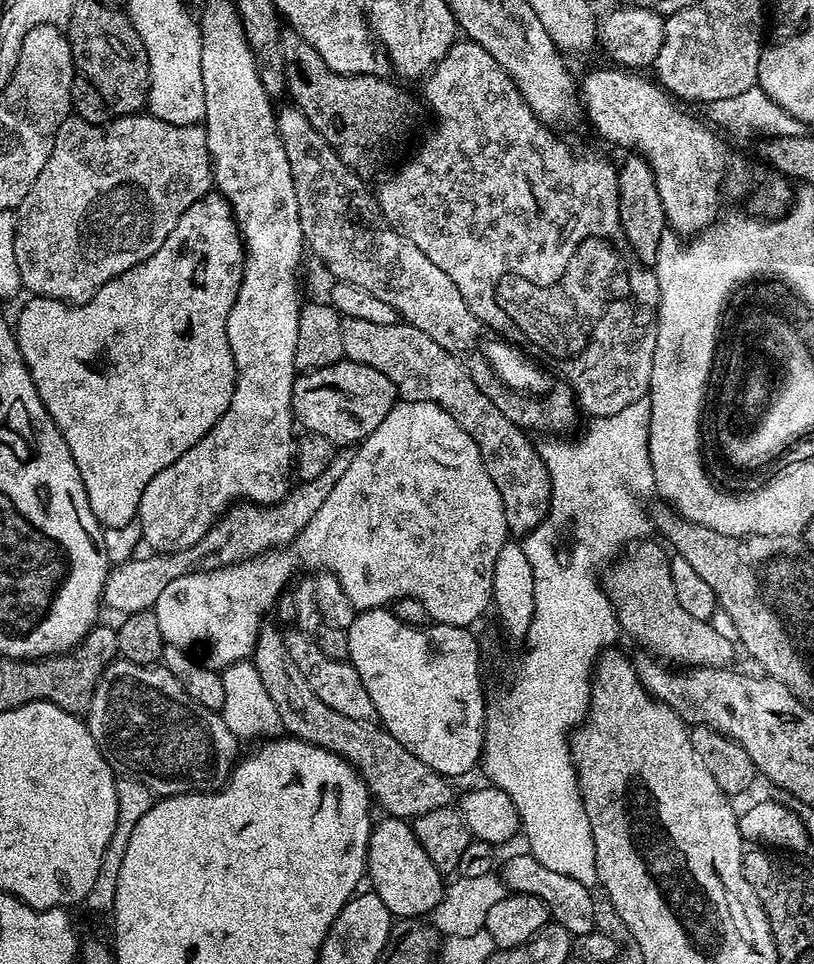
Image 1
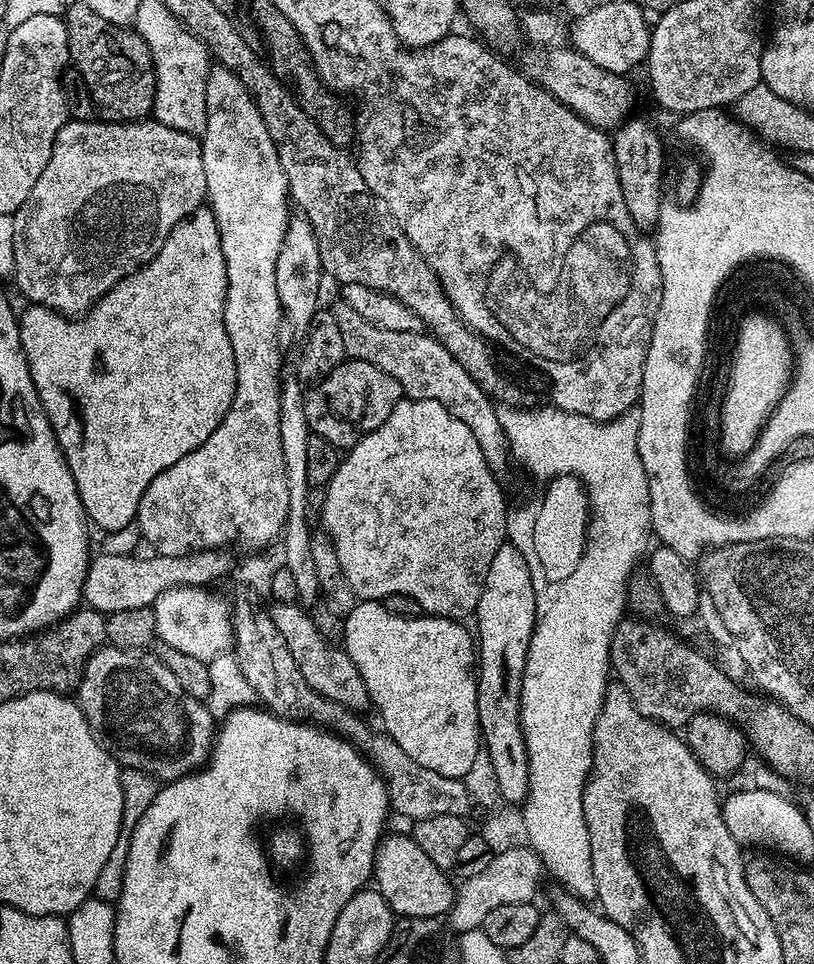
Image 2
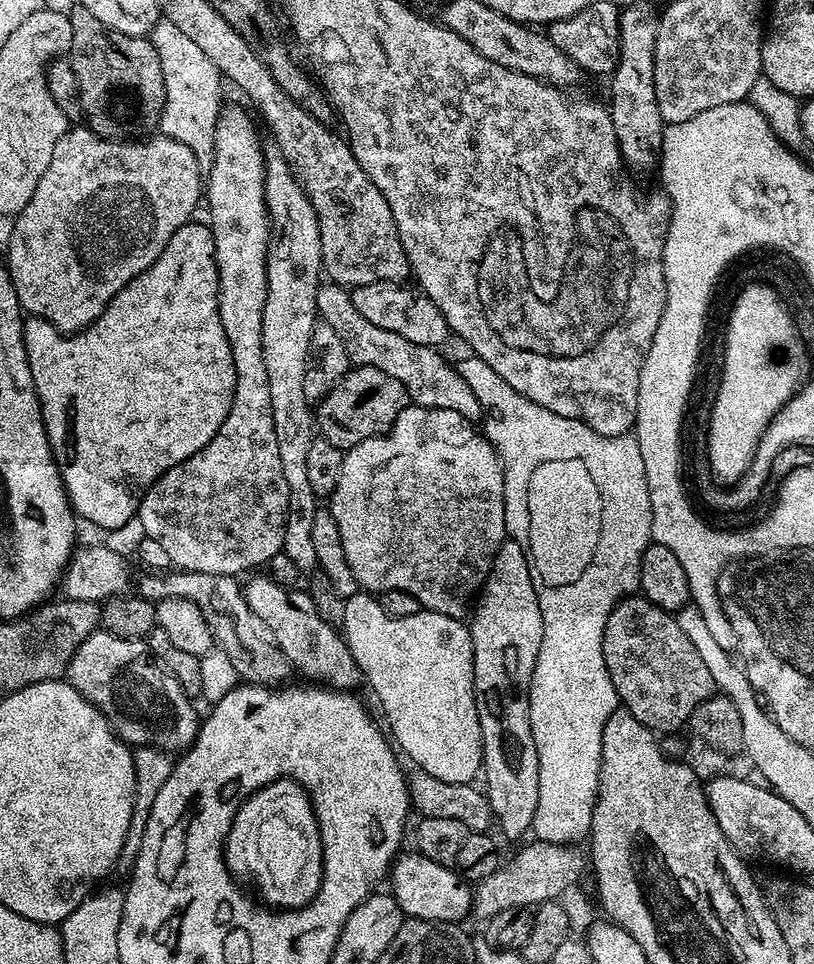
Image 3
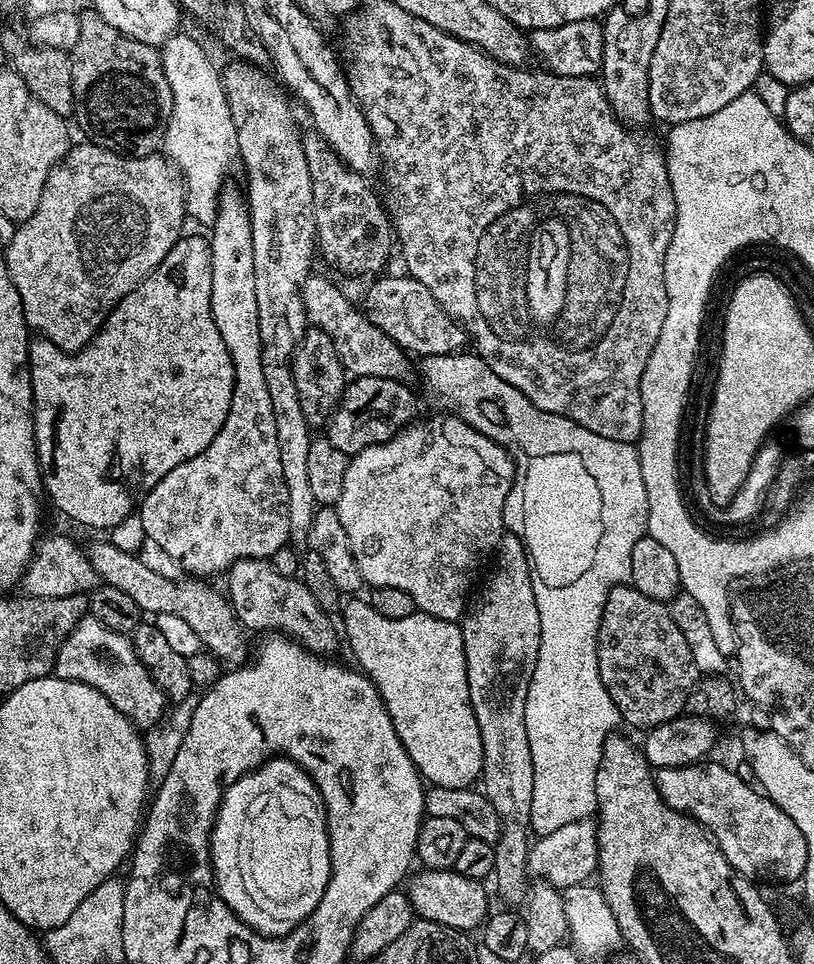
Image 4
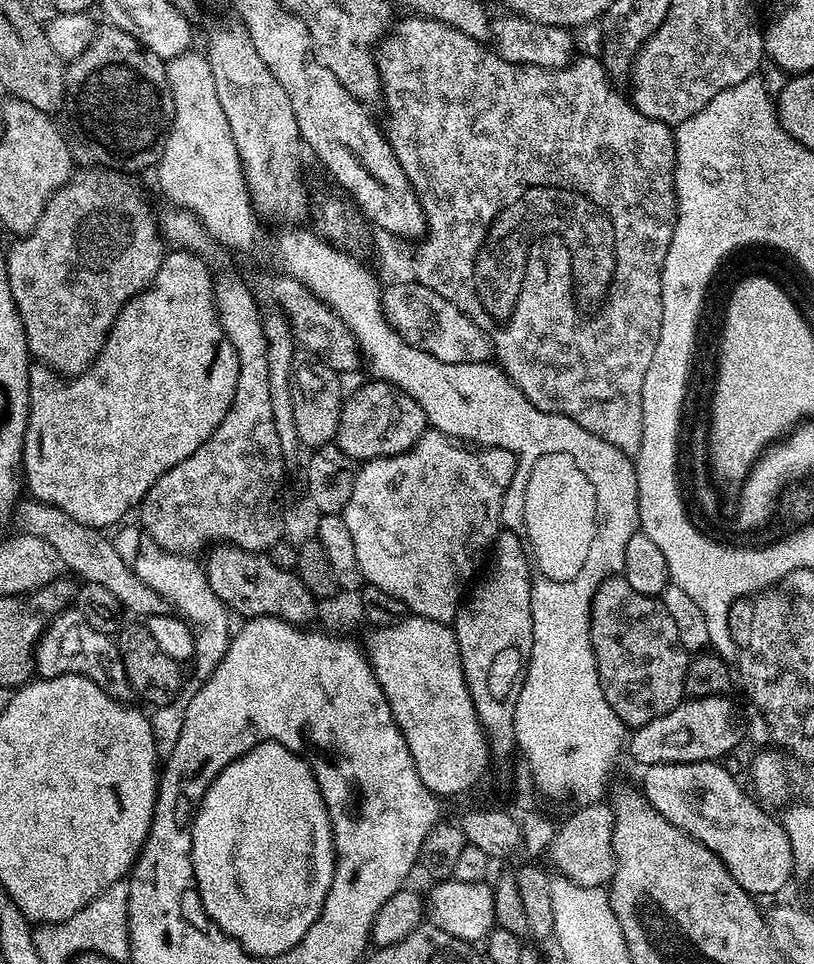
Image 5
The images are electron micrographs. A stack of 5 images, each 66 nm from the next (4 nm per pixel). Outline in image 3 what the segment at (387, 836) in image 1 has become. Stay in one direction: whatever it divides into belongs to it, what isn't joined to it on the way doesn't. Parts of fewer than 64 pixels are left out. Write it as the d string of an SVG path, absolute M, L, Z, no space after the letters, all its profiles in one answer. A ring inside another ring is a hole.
M415 850L401 851L390 869L390 895L398 902L405 917L414 920L437 920L455 924L472 911L473 885L456 873L455 867L430 862Z

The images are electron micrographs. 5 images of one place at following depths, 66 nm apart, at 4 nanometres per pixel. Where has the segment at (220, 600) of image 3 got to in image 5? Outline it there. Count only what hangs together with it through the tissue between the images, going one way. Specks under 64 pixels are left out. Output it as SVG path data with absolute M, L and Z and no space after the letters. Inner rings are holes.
M35 498L27 499L21 499L14 509L14 521L16 520L17 526L20 527L17 529L21 533L50 542L50 546L58 550L69 573L77 572L72 574L79 577L81 581L98 582L98 586L106 586L106 590L110 590L110 594L118 598L118 602L125 610L131 615L132 612L136 615L133 617L162 616L169 611L168 601L162 599L153 588L146 586L146 582L142 582L135 567L124 560L122 554L118 554L118 550L114 550L111 539L101 529L91 528L82 522L74 522L70 514L49 504L41 504Z

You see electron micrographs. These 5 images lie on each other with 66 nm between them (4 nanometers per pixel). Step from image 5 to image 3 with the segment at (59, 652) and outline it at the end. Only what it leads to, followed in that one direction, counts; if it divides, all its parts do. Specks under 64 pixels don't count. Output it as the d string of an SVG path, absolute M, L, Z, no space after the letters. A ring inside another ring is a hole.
M103 630L91 632L70 658L66 680L105 716L113 732L129 746L154 747L167 754L180 754L191 748L196 741L201 717L196 716L196 708L192 705L195 703L169 672L150 659L144 640L118 638Z

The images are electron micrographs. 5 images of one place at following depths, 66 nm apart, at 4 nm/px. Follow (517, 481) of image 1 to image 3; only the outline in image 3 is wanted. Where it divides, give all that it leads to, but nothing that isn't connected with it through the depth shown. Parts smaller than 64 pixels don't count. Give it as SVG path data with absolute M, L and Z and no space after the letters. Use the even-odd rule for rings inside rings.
M321 283L316 295L316 311L319 319L330 322L330 327L338 333L338 338L342 338L342 346L346 346L346 354L353 365L365 364L390 374L390 378L398 378L398 382L406 386L412 404L423 408L458 410L458 414L473 422L481 419L480 403L478 398L474 398L474 390L466 386L453 365L451 368L444 361L440 350L410 342L407 338L402 338L402 334L390 334L390 330L382 330L382 326L374 326L374 322L366 322L366 318L362 318L362 314L354 310L349 289L344 285Z

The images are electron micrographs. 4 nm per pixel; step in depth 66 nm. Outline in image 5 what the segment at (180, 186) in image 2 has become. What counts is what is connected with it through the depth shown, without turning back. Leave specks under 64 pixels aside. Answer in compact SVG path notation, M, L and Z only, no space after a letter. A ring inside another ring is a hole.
M92 168L89 172L77 171L68 177L66 183L61 186L50 198L50 202L42 210L42 218L34 226L34 230L28 235L19 237L16 245L6 252L8 258L8 281L10 282L10 294L16 303L18 314L22 318L22 326L26 330L26 342L28 351L37 361L43 362L56 369L61 376L71 378L85 372L96 361L96 356L102 350L104 337L114 326L122 306L130 298L134 298L148 285L160 269L161 262L166 255L166 244L160 235L160 225L157 217L152 217L152 208L140 197L136 184L128 176L120 172L107 172L104 168Z

